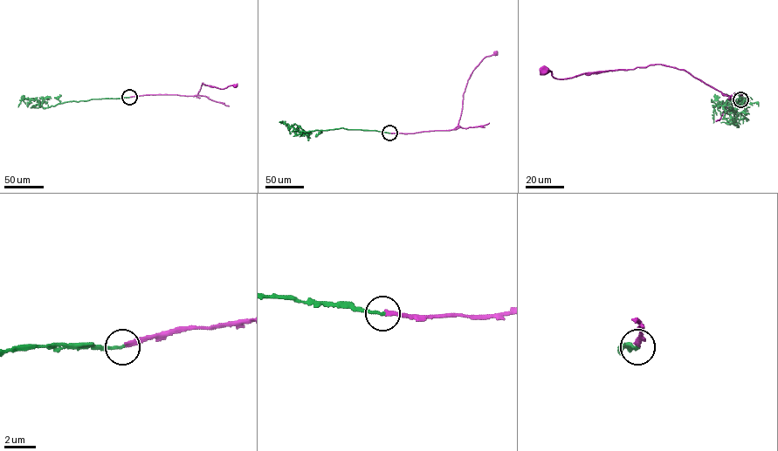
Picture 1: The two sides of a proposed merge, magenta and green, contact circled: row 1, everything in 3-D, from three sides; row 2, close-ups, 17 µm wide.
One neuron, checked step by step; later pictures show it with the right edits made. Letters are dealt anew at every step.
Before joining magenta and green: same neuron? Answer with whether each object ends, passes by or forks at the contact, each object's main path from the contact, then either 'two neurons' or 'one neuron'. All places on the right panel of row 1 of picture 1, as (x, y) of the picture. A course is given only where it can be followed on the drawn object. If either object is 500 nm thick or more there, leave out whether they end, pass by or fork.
magenta ends; green ends; course magenta (740, 99), (741, 93), (724, 95), (683, 70), (657, 64), (562, 79), (553, 77), (549, 70), (544, 71); course green (740, 99), (727, 108), (733, 111), (737, 126), (724, 117), (721, 102), (714, 107), (713, 123); one neuron

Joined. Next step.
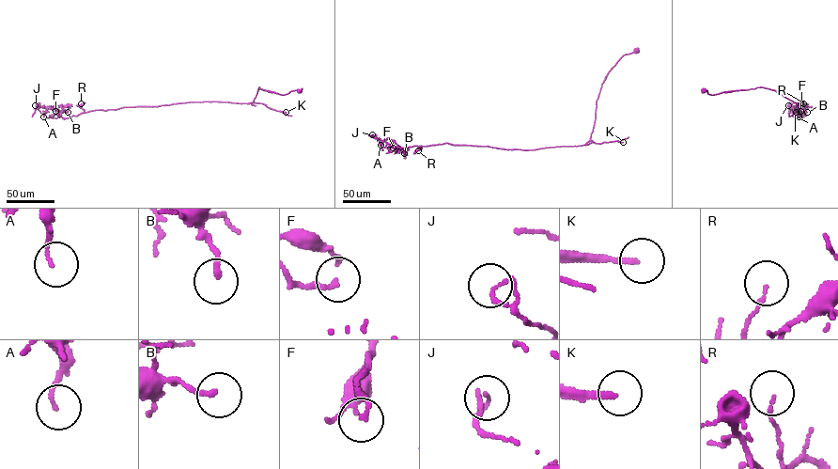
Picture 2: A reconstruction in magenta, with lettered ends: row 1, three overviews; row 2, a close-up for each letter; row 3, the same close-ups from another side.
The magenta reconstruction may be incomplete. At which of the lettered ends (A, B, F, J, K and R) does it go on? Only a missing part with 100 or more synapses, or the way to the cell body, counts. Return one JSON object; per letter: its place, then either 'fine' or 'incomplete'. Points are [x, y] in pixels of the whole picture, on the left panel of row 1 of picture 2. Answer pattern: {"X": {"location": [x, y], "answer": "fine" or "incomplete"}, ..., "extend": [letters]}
{"A": {"location": [43, 117], "answer": "fine"}, "B": {"location": [68, 112], "answer": "fine"}, "F": {"location": [55, 111], "answer": "fine"}, "J": {"location": [35, 105], "answer": "fine"}, "K": {"location": [286, 112], "answer": "incomplete"}, "R": {"location": [81, 103], "answer": "fine"}, "extend": ["K"]}

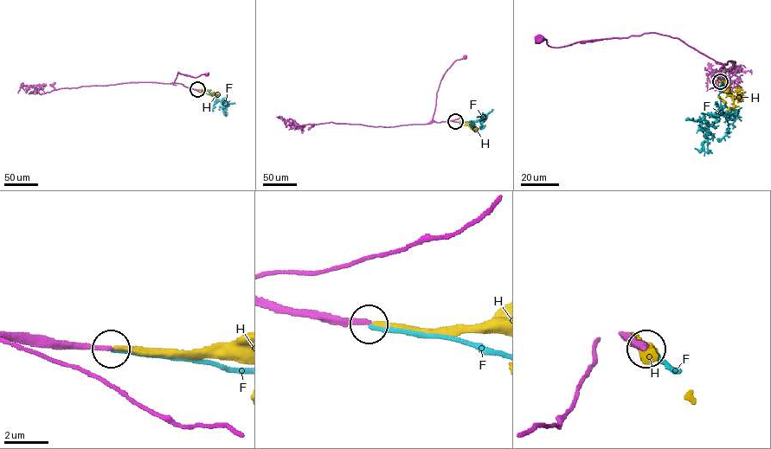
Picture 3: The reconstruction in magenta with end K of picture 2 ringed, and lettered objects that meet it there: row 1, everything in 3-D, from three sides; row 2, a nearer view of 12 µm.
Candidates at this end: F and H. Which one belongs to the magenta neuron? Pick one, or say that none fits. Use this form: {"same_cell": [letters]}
{"same_cell": ["H"]}

